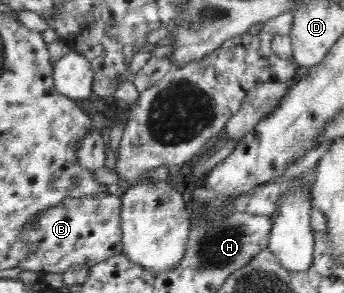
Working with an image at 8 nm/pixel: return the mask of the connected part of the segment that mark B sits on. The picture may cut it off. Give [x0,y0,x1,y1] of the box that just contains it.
[20,193,123,275]

